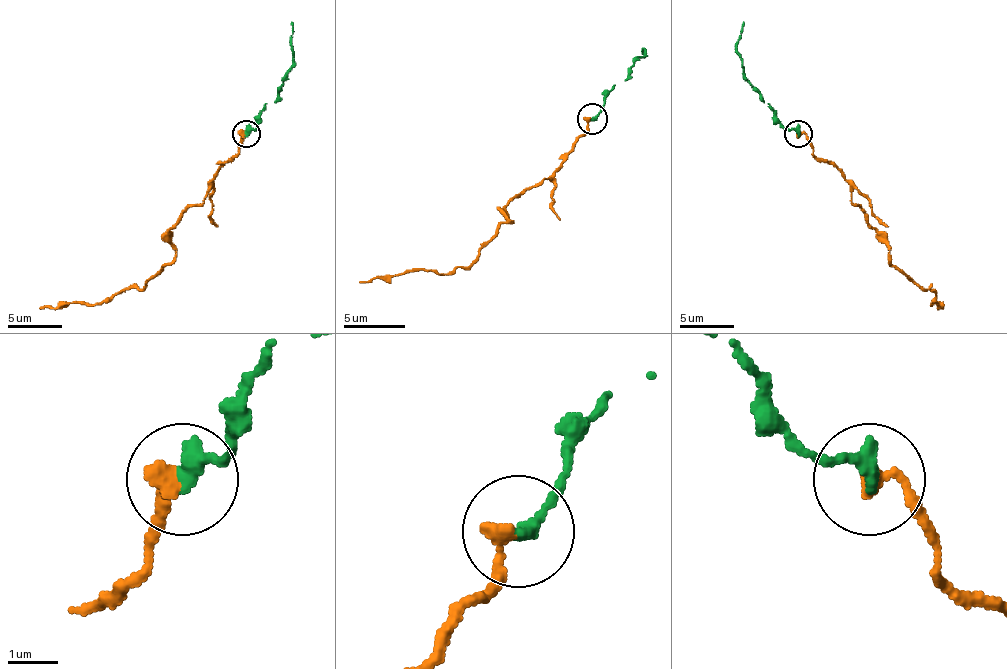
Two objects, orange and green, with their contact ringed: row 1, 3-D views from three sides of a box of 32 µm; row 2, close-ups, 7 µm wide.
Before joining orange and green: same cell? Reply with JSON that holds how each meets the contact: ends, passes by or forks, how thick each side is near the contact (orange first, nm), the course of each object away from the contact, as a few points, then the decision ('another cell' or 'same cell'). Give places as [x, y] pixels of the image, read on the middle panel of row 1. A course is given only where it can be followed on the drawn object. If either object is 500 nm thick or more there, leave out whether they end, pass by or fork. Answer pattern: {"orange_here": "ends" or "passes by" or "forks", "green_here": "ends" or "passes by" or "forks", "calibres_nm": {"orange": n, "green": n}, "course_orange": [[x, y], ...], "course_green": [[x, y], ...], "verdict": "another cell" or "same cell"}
{"orange_here": "ends", "green_here": "ends", "calibres_nm": {"orange": 360, "green": 360}, "course_orange": [[590, 118], [559, 167], [507, 207], [513, 219], [473, 259], [445, 275], [420, 269], [359, 281]], "course_green": [[593, 118], [605, 102], [611, 87], [624, 81], [642, 56]], "verdict": "another cell"}

